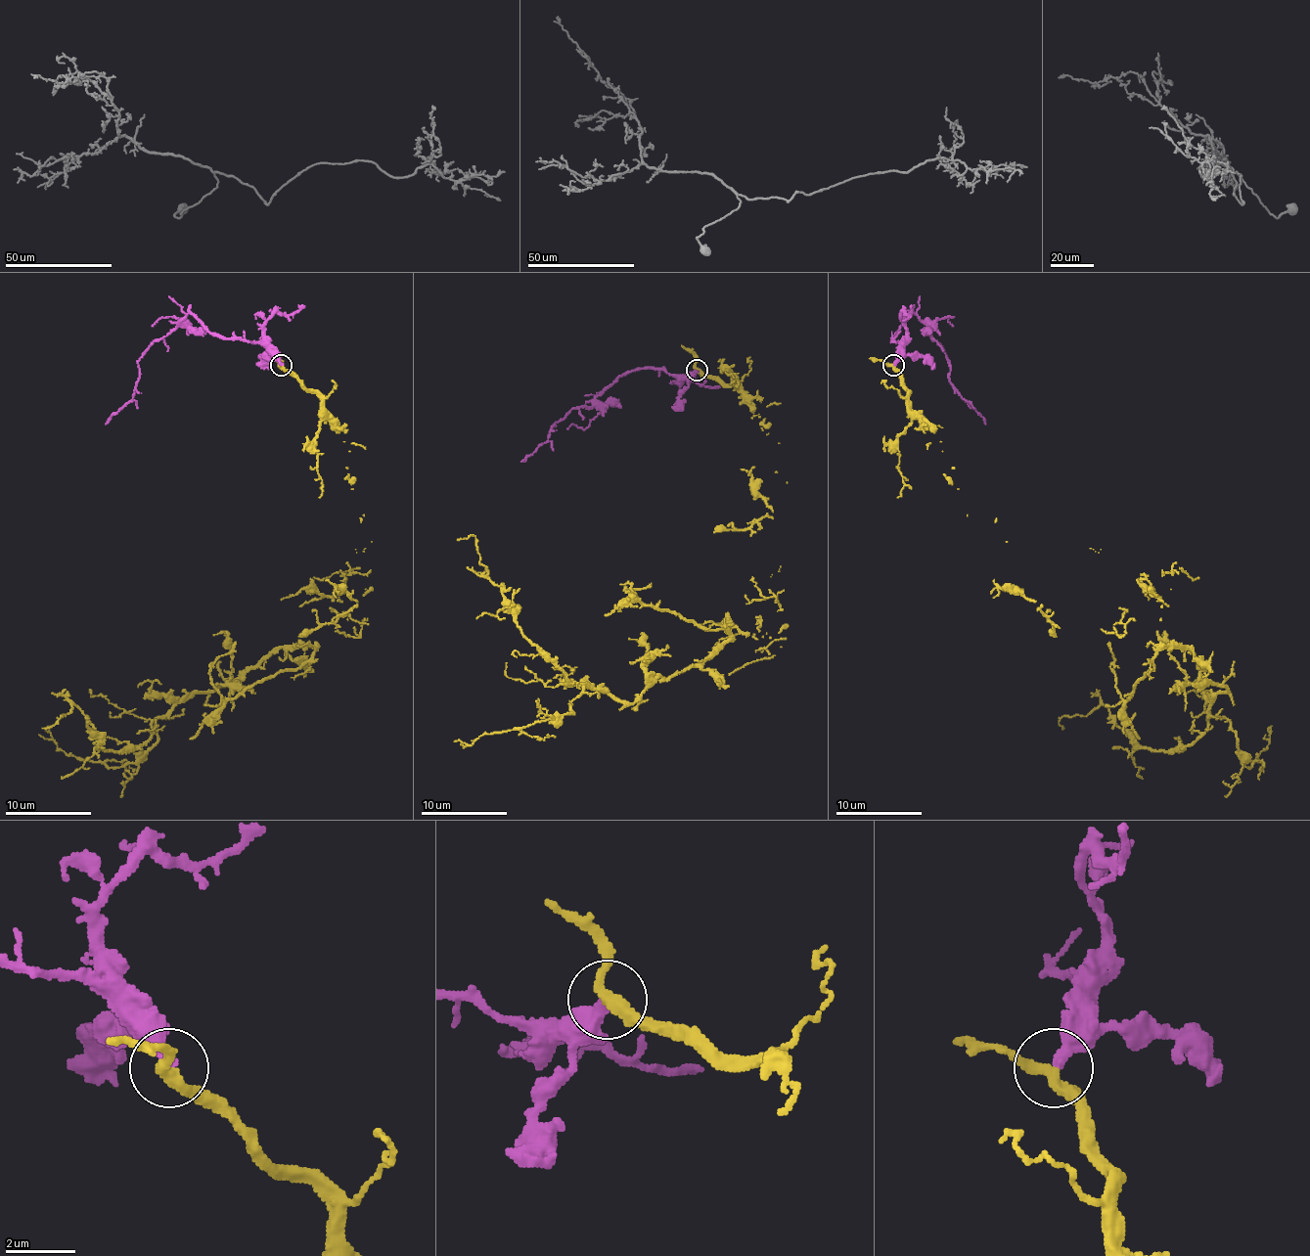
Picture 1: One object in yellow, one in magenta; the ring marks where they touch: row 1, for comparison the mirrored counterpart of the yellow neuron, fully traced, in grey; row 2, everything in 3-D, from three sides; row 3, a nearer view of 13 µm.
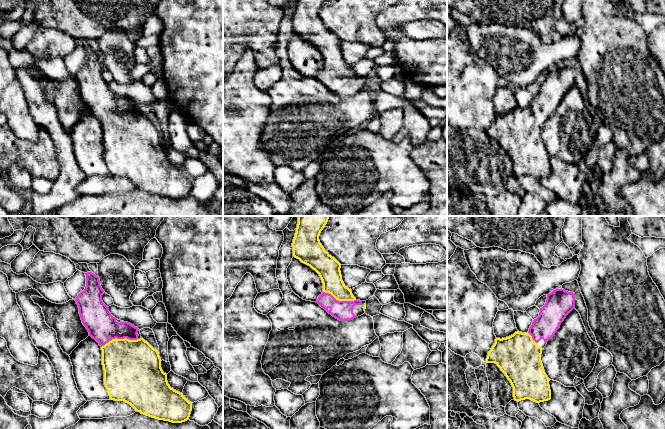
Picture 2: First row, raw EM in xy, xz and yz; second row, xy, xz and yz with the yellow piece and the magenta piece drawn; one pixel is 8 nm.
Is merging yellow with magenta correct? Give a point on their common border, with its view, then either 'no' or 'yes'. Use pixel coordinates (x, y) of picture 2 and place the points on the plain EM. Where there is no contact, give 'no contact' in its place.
contact xy (119, 115); yes

